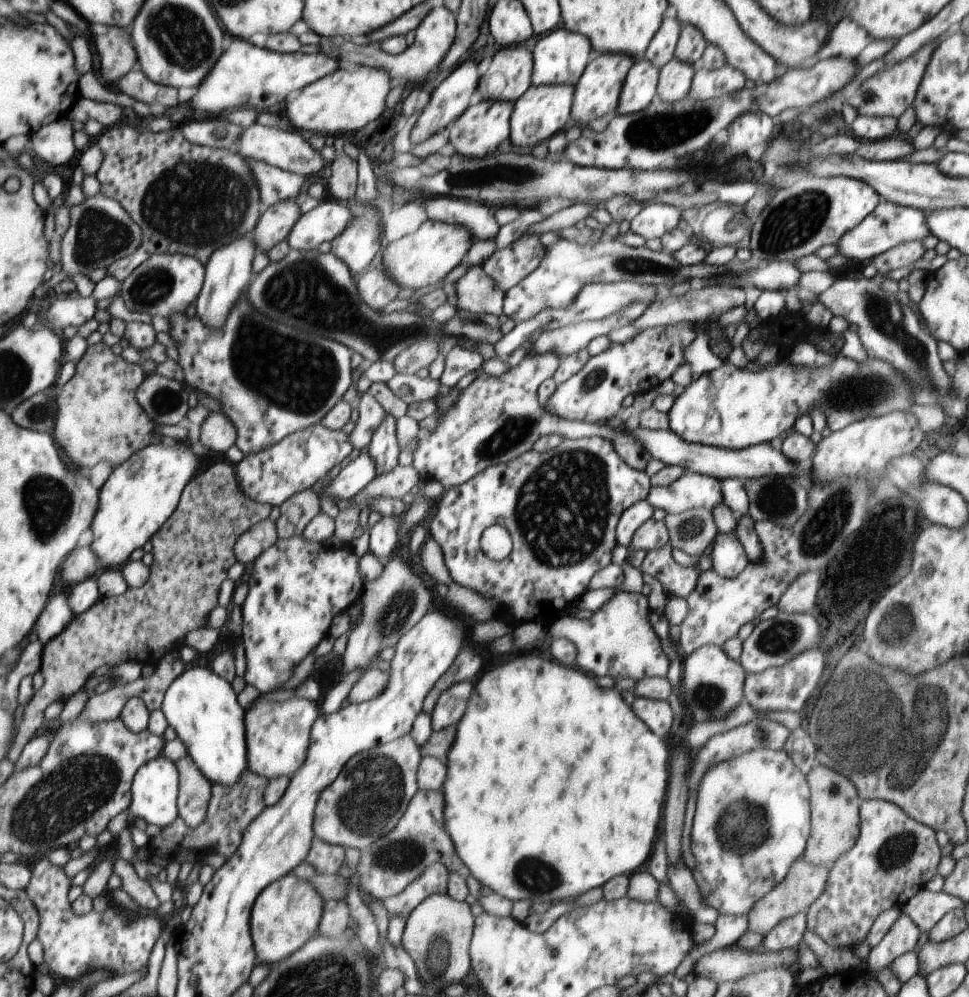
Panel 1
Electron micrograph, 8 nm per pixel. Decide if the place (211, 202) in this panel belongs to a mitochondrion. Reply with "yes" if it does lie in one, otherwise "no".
yes

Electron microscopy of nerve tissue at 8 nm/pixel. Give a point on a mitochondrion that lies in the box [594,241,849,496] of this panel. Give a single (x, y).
(638, 266)

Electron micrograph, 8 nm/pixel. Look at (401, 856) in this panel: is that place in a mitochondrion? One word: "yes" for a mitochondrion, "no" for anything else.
yes

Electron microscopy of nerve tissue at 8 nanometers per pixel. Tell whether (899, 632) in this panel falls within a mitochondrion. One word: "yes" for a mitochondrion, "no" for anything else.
yes

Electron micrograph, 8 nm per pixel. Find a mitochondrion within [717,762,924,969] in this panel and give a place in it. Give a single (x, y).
(898, 849)

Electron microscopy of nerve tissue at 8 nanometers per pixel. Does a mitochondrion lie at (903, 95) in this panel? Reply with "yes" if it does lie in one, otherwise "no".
no

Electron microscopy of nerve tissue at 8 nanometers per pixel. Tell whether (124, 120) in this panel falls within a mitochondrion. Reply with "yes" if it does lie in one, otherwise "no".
no

